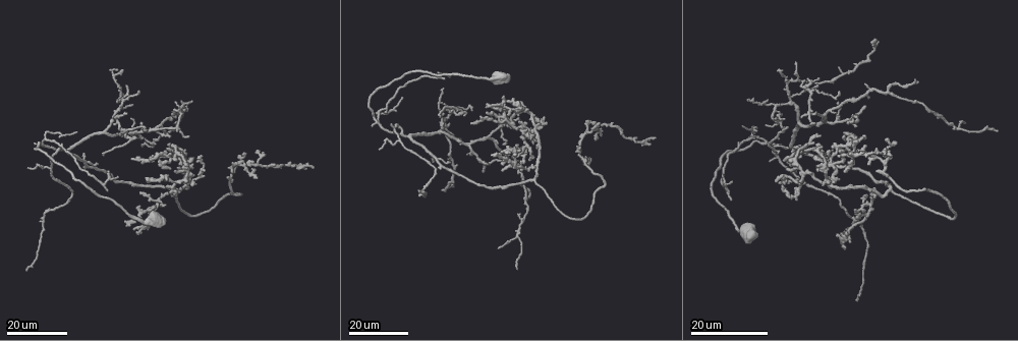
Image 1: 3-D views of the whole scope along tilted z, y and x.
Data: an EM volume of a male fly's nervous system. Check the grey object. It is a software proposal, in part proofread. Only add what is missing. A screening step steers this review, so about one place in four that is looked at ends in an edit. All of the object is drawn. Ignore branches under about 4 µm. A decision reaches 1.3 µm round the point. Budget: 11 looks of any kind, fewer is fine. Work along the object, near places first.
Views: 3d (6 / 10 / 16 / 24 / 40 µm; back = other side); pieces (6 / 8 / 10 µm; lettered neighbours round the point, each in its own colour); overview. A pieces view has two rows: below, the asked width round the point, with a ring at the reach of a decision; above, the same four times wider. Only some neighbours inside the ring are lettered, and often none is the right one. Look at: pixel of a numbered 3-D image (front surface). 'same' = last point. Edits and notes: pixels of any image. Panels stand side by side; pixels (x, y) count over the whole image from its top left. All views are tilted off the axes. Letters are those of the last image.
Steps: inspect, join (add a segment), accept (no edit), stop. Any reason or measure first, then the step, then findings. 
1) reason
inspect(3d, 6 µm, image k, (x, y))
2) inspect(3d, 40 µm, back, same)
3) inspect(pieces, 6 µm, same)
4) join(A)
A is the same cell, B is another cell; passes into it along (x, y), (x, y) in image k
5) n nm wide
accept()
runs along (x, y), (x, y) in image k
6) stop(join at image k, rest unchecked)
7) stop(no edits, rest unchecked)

free end
inspect(3d, 16 µm, image 1, (145, 179))

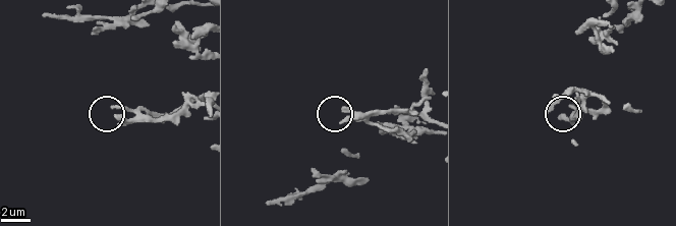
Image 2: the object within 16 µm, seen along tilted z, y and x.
inspect(pieces, 6 µm, image 2, (114, 108))

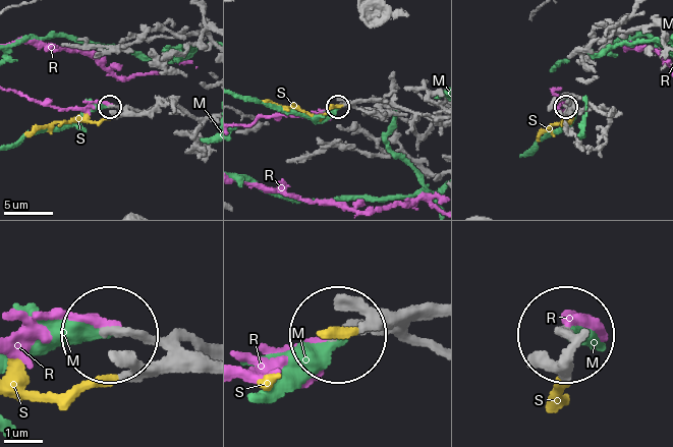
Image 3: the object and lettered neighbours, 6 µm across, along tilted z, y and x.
join(S)
S is the same cell, M and R are other cells; passes into it along (136, 114), (62, 121), (25, 133) in image 3; it goes on there

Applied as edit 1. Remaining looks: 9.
stops while still wide
inspect(3d, 24 µm, image 1, (501, 171))

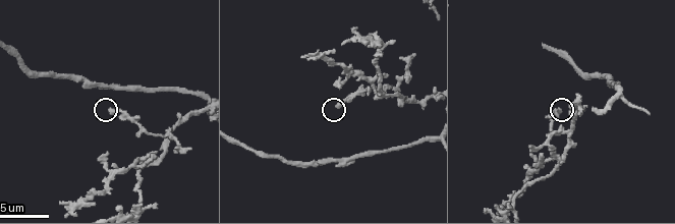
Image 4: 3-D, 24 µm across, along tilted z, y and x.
inspect(3d, 6 µm, image 4, (110, 109))

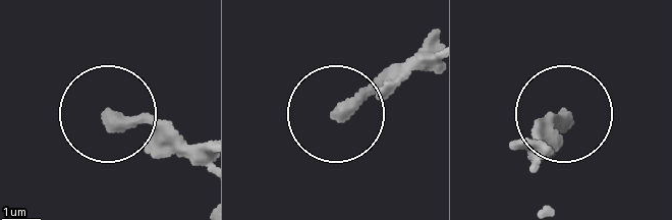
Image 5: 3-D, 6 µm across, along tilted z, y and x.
what lies round it
inspect(pieces, 8 µm, image 5, (110, 119))

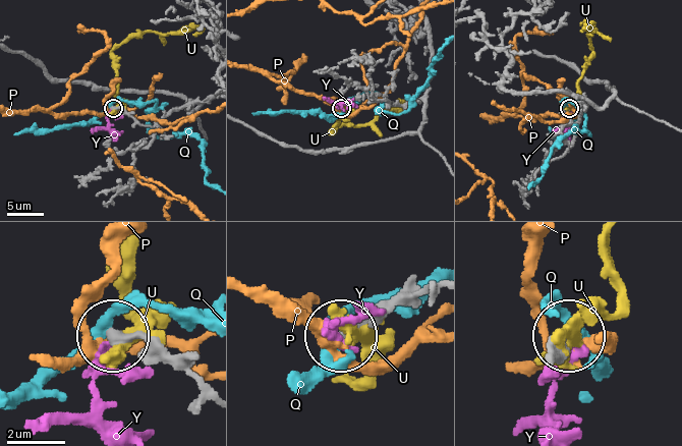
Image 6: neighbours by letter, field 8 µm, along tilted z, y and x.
360 nm wide
accept()
P, Q, U and Y are other cells; runs along (204, 386), (115, 339) in image 6; none of them fits

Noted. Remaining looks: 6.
an open end
inspect(3d, 24 µm, image 1, (142, 124))

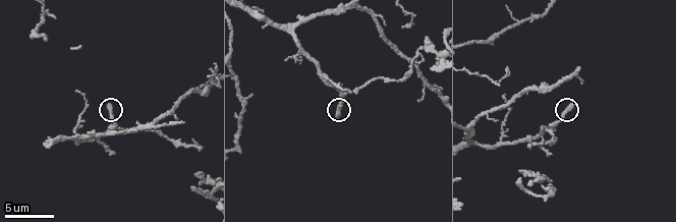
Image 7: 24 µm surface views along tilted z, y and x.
what lies round it
inspect(pieces, 8 µm, image 7, (109, 106))

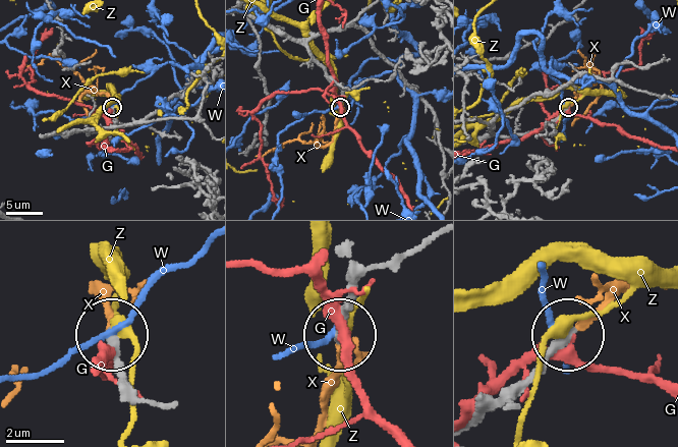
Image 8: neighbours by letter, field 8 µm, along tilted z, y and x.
330 nm wide
join(X)
X is the same cell, G, W and Z are other cells; passes into it along (346, 277), (338, 368), (314, 428) in image 8; it goes on there

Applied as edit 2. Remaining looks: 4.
redraw
inspect(overview)

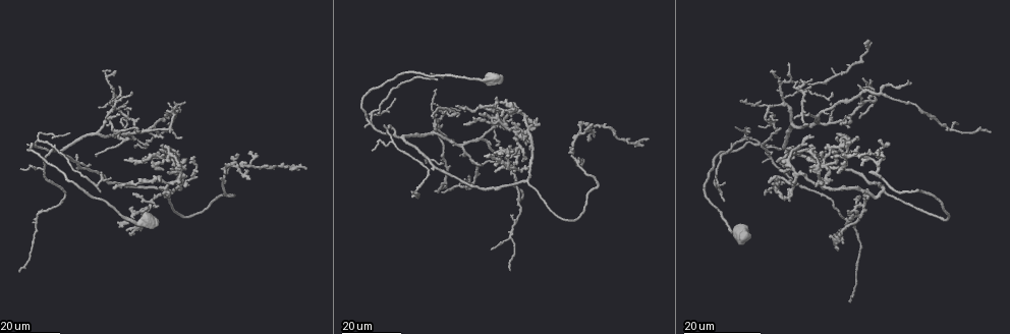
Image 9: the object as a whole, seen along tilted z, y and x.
an open end
inspect(3d, 24 µm, image 9, (130, 93))

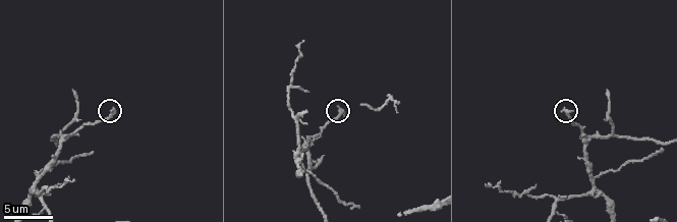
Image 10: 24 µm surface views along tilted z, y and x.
see the neighbours
inspect(pieces, 6 µm, image 10, (113, 108))

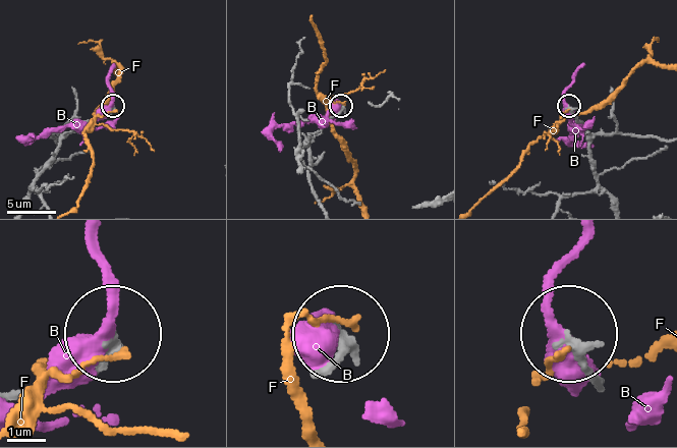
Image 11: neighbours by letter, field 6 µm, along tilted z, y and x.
accept()
B and F are other cells; runs along (21, 203), (58, 144), (112, 107) in image 11; no lettered segment goes on from it

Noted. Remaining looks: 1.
stop(join at image 3, join at image 8, rest unchecked)

